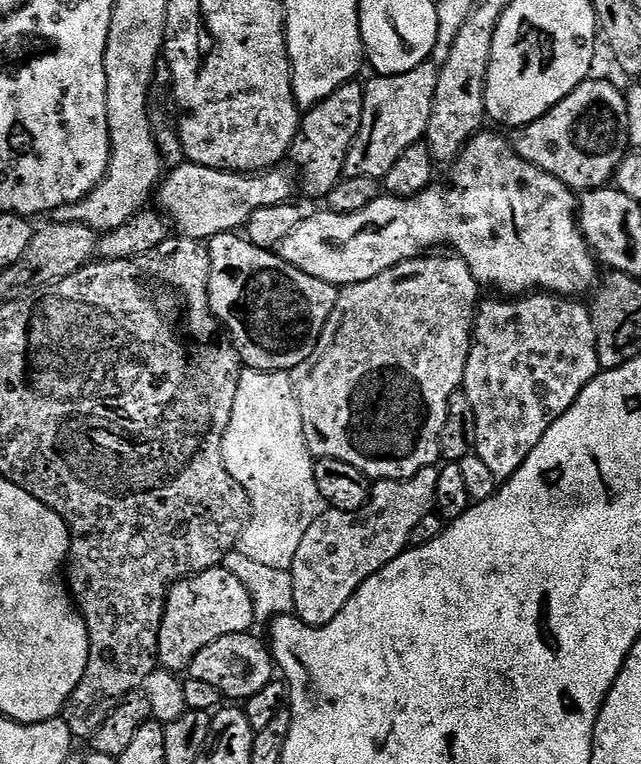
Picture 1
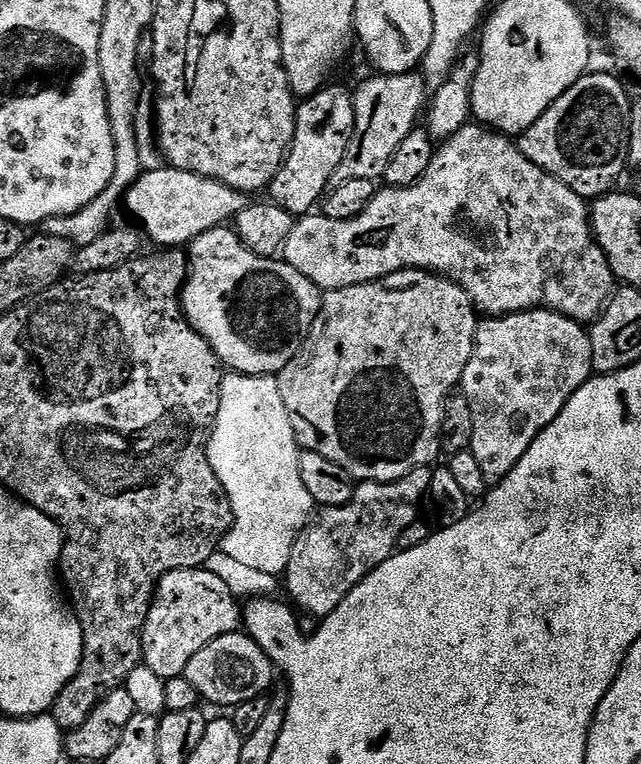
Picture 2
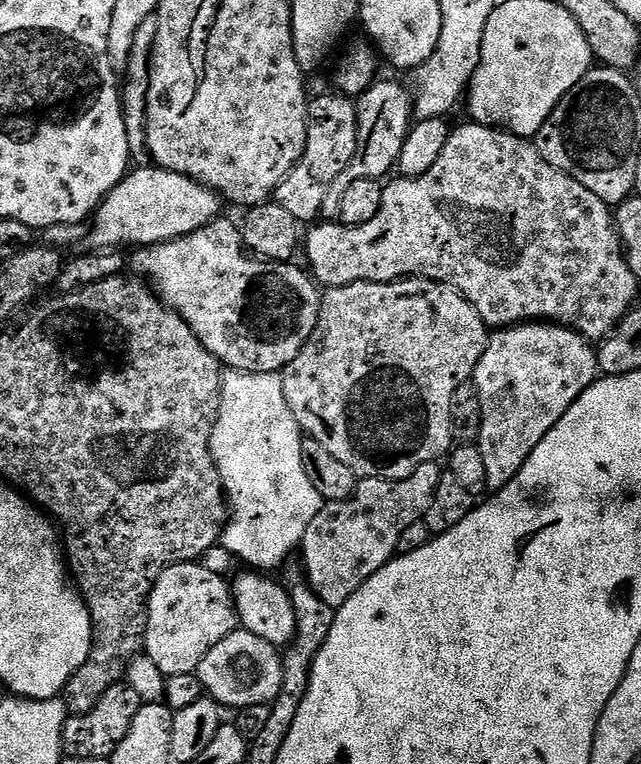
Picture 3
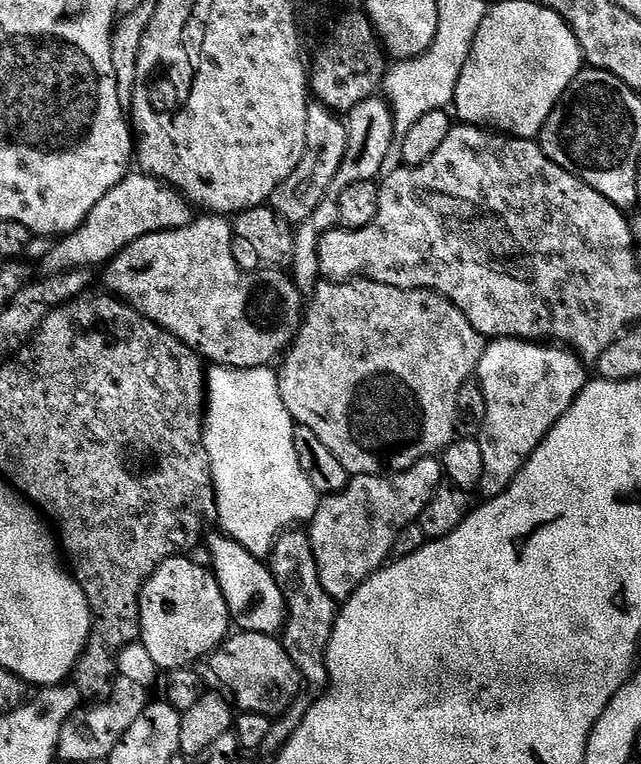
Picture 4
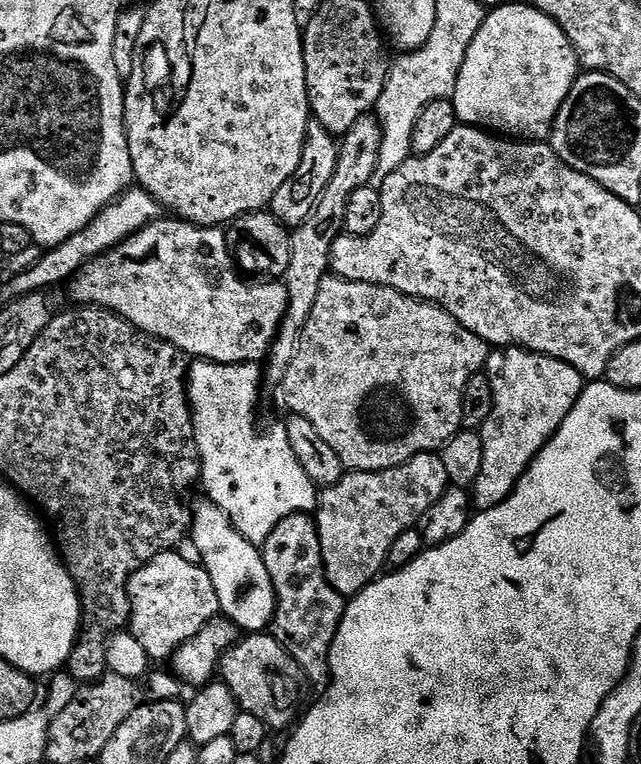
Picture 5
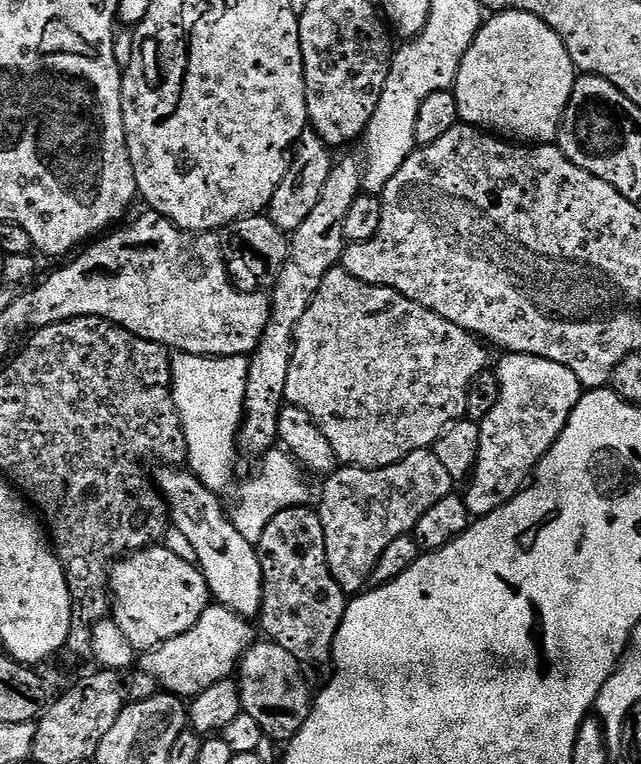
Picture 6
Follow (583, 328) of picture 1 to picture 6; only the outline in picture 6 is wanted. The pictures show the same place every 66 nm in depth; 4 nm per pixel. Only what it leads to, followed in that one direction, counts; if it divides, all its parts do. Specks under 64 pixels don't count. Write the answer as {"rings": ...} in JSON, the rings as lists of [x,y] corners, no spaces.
{"rings":[[[521,352],[501,355],[500,365],[494,368],[498,382],[500,383],[500,393],[498,402],[490,414],[486,414],[484,420],[479,421],[480,445],[478,446],[478,458],[476,467],[472,470],[472,475],[467,481],[468,492],[463,493],[464,501],[469,513],[473,517],[479,518],[506,506],[521,490],[531,481],[533,472],[540,464],[541,458],[552,449],[554,442],[566,430],[566,422],[578,406],[582,395],[582,385],[578,378],[574,378],[574,370],[566,370],[558,362],[550,362],[546,358],[537,356],[527,356]]]}

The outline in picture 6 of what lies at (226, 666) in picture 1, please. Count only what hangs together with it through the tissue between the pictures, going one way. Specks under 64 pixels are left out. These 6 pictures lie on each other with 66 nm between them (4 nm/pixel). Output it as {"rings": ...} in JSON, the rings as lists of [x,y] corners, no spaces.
{"rings":[[[271,642],[263,643],[254,643],[245,651],[238,663],[242,706],[244,712],[252,715],[258,726],[262,726],[269,741],[287,742],[296,737],[298,730],[302,730],[306,718],[310,718],[314,703],[314,688],[312,692],[312,684],[308,681],[309,673],[305,665],[300,664],[298,658],[290,654],[290,650]]]}

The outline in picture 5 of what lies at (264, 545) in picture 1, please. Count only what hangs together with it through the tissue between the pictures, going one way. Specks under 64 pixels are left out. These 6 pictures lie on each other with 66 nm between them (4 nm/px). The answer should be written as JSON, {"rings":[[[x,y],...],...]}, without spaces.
{"rings":[[[196,360],[188,370],[188,403],[192,406],[192,421],[194,422],[194,438],[198,446],[200,455],[200,484],[205,488],[207,499],[213,500],[219,508],[230,518],[232,527],[242,534],[251,544],[263,546],[266,538],[270,538],[270,530],[295,512],[315,513],[318,499],[318,485],[308,477],[306,470],[298,463],[298,458],[294,458],[294,450],[290,450],[290,438],[286,438],[284,424],[278,422],[273,428],[268,428],[265,432],[260,432],[256,425],[256,403],[260,400],[260,388],[262,389],[262,368],[260,364],[215,364],[213,360]]]}

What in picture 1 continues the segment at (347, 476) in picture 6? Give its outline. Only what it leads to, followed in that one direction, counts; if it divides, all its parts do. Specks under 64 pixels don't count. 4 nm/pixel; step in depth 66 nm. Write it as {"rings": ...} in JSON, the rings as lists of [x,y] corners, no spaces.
{"rings":[[[433,466],[426,470],[418,470],[418,474],[414,474],[409,480],[377,480],[371,485],[368,501],[364,503],[362,508],[353,512],[338,512],[335,510],[326,510],[319,518],[312,523],[310,530],[306,530],[302,534],[302,542],[298,546],[298,554],[294,554],[294,562],[290,569],[293,578],[294,588],[294,612],[300,617],[301,622],[310,625],[311,628],[321,628],[330,622],[334,622],[334,618],[338,618],[338,614],[346,606],[346,602],[350,602],[350,598],[361,588],[367,580],[374,574],[378,574],[378,570],[382,570],[390,562],[394,562],[394,558],[398,558],[409,547],[408,539],[414,530],[414,526],[418,526],[418,522],[422,522],[422,518],[433,515],[436,506],[436,491],[438,490],[438,474],[440,468]]]}

